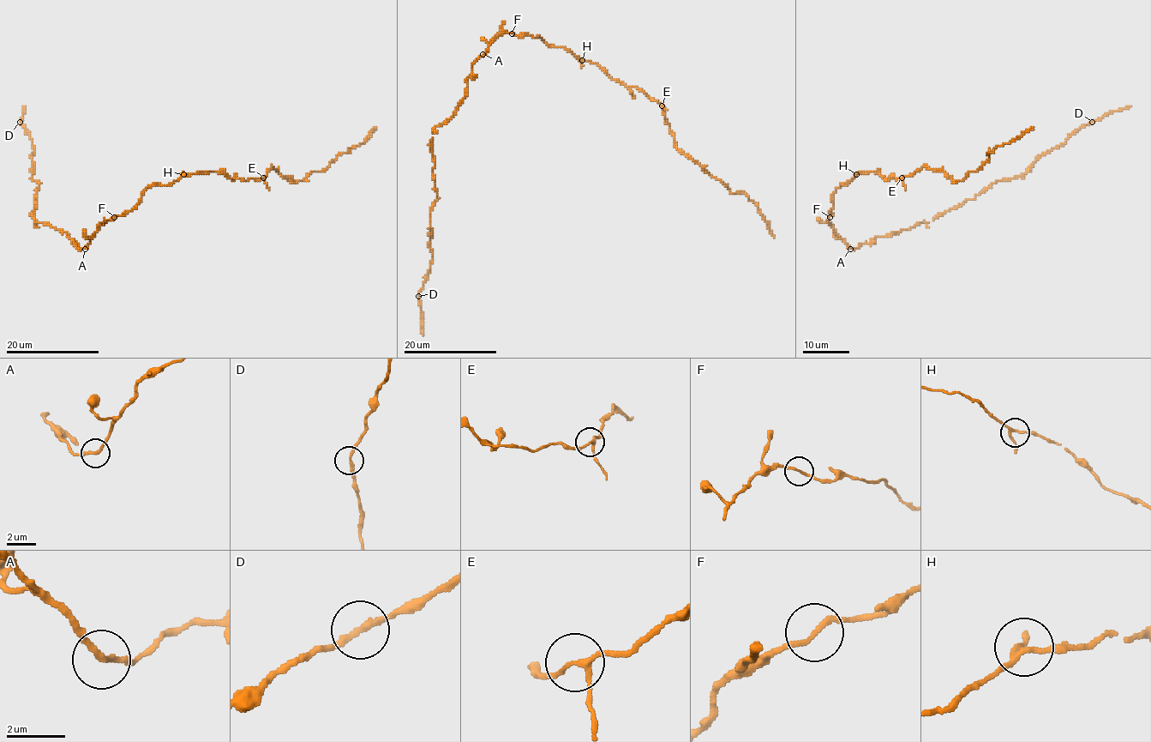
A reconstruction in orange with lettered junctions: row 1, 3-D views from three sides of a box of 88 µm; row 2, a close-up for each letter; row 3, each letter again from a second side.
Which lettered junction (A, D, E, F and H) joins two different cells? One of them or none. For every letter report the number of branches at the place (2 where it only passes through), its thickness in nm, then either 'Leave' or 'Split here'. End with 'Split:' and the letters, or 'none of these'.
A: Branches: 2. Thickness 200 nm. Leave
D: Branches: 2. Thickness 190 nm. Leave
E: Branches: 3. Thickness 170 nm. Leave
F: Branches: 2. Thickness 160 nm. Leave
H: Branches: 3. Thickness 160 nm. Leave
Split: none of these

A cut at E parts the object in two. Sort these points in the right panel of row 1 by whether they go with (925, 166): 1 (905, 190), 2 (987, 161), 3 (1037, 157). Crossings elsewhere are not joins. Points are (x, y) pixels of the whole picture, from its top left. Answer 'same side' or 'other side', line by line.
1: same side
2: same side
3: other side

